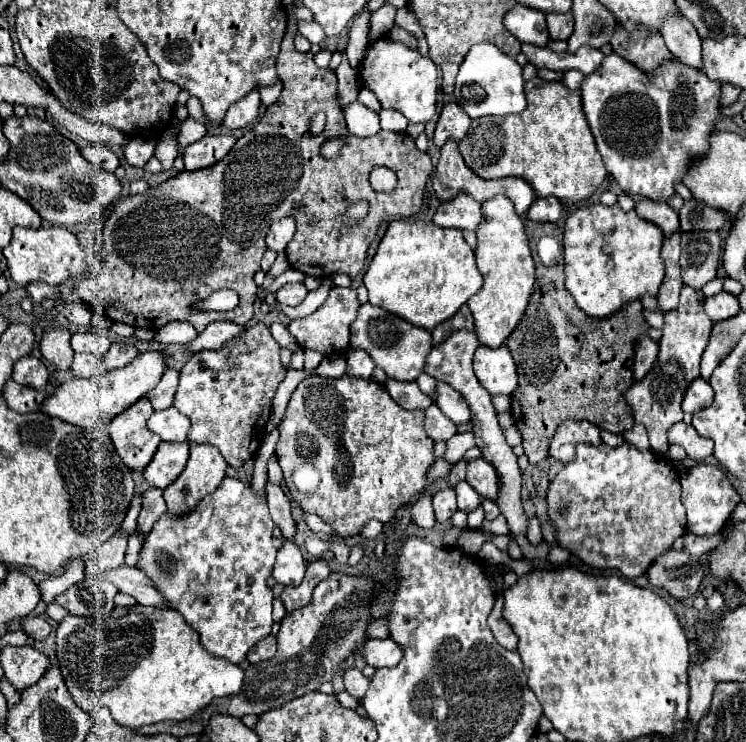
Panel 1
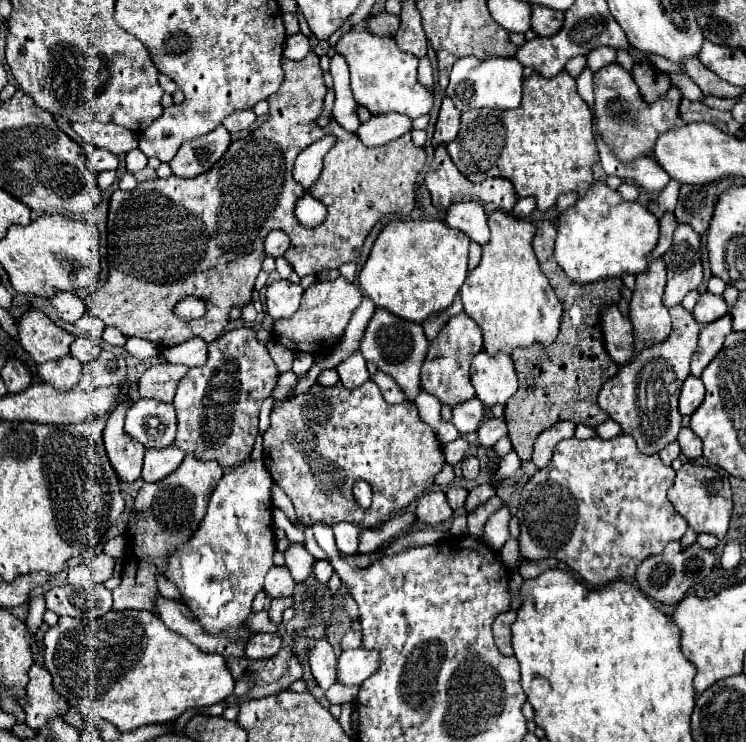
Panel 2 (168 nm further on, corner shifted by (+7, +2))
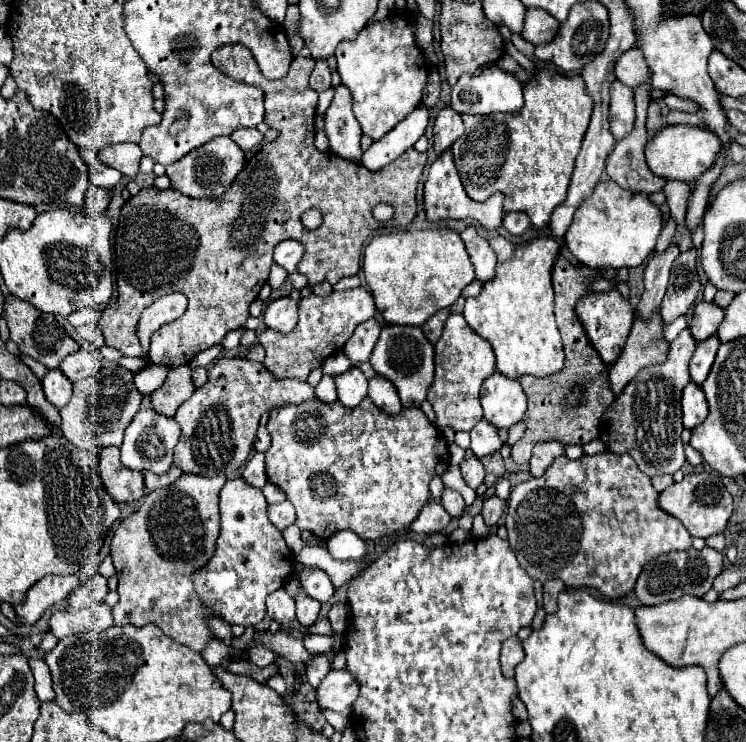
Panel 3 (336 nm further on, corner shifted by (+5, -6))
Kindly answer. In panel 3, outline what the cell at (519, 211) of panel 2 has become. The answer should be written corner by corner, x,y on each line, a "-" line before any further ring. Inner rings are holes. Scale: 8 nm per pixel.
523,211
507,213
505,219
503,219
503,227
513,235
521,235
529,227
529,217
523,215

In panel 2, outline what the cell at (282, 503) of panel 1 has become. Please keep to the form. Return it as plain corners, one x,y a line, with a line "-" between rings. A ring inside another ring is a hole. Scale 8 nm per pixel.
291,543
291,547
285,551
285,565
291,571
291,577
297,585
305,583
309,579
315,561
317,559
303,545

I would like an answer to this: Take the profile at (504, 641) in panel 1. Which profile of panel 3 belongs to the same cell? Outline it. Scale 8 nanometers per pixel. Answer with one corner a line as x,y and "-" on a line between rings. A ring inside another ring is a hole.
509,637
505,639
503,647
501,647
501,669
505,677
513,677
515,675
515,667
517,663
523,659
523,649
521,649
521,641
517,637

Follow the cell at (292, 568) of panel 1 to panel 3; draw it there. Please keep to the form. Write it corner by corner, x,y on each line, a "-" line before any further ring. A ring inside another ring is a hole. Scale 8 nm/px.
283,587
267,597
267,615
281,625
287,625
295,619
295,601

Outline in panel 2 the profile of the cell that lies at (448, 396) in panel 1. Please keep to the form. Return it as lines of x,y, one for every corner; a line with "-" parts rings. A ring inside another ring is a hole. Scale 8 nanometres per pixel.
471,399
467,403
461,403
459,407
453,407
453,425
459,433
477,433
483,423
485,407
479,403
479,399

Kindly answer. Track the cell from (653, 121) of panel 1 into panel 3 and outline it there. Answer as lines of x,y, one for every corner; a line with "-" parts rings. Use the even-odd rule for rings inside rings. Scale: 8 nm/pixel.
615,81
611,87
611,101
609,101
609,131
615,139
625,139
635,127
635,103
633,103
633,89
625,87
621,81

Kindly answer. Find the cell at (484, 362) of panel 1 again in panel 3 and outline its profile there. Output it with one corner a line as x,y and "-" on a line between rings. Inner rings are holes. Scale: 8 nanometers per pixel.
495,371
481,385
481,405
483,417
491,425
511,427
523,419
527,399
519,379
505,379
505,375

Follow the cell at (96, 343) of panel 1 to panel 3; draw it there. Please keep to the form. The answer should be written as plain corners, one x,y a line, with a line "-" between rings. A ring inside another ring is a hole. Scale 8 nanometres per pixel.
79,349
77,353
71,353
69,357
65,357
63,363
59,365
59,369
75,383
75,381
87,379
91,375
97,375
97,371
101,369
101,361
97,359
95,353
91,353
87,349

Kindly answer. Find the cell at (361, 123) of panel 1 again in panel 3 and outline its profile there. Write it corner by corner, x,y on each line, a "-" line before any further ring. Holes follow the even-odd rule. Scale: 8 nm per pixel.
343,83
337,87
335,97
325,113
325,133
333,153
351,161
361,159
361,127
353,115
353,97

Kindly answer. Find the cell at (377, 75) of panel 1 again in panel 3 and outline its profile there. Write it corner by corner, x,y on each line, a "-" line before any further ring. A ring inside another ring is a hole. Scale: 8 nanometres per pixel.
407,13
405,15
389,15
383,21
375,21
375,23
367,25
357,35
357,39
339,43
335,57
337,57
337,71
341,75
341,83
347,85
353,95
355,117
357,117
363,133
367,133
373,141
377,141
387,131
391,131
399,121
403,121
421,103
421,93
427,83
427,69
425,69
425,57
415,43
411,15
407,15

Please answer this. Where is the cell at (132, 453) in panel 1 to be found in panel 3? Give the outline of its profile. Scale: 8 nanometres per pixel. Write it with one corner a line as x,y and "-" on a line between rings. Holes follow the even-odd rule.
105,447
99,453
97,473
105,489
111,493
111,497
117,503
137,501
145,495
143,485
143,473
141,471
129,471
119,461
119,447

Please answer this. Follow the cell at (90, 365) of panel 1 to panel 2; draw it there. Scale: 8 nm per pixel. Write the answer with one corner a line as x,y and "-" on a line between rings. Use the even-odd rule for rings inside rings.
67,355
57,361
47,361
43,365
37,365
41,381
53,385
57,391
71,391
81,377
81,363

